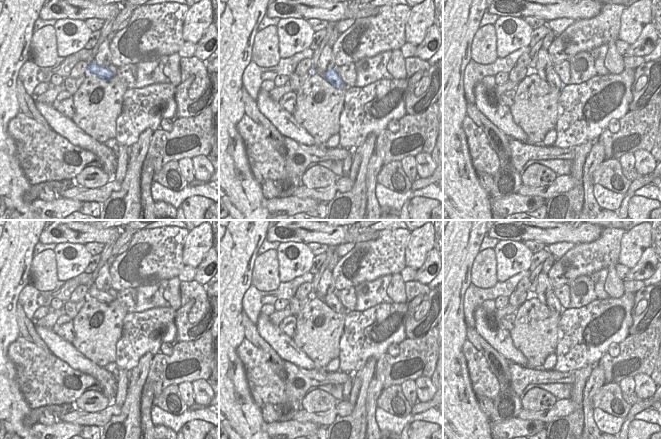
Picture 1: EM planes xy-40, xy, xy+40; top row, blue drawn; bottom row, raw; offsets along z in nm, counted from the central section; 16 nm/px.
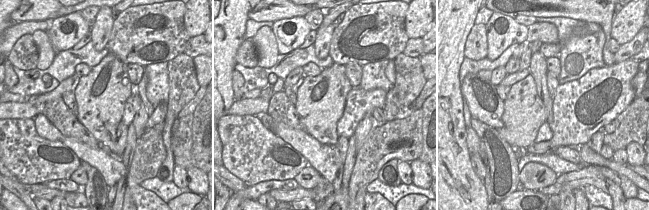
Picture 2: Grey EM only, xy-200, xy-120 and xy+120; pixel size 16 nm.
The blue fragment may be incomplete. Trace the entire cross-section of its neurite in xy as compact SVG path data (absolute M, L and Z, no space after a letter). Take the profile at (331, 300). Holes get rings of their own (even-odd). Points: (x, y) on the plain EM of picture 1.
M334 293L327 294L325 296L325 304L327 304L332 310L339 313L343 309L343 306L337 296Z

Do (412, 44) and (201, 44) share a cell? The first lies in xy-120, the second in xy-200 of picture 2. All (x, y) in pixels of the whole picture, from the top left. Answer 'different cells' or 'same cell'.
same cell

